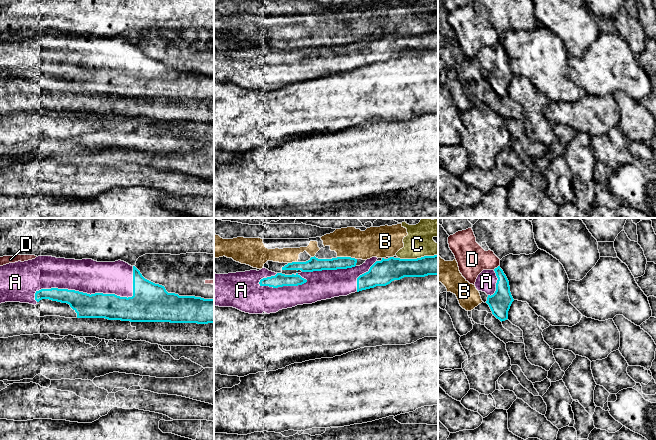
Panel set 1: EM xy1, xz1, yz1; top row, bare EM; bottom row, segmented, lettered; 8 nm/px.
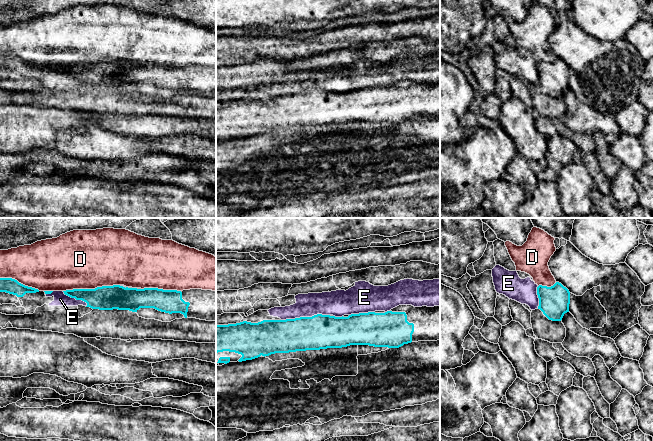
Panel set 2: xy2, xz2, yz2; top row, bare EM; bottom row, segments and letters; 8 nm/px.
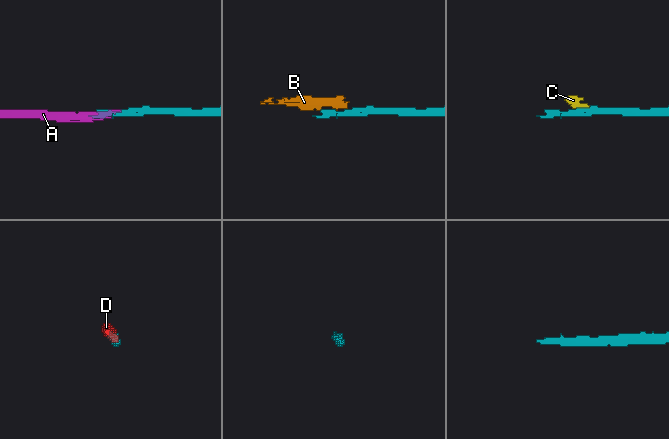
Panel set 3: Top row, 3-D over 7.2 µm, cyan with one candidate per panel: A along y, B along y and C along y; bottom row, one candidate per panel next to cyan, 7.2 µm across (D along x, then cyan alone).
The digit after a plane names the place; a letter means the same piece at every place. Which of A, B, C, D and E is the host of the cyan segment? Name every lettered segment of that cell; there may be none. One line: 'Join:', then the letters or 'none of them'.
Join: A

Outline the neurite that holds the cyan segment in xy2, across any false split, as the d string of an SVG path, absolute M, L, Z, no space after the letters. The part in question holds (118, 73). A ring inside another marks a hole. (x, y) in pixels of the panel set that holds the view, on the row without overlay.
M113 61L63 68L71 74L86 78L86 83L92 85L129 86L136 88L139 93L162 98L187 93L216 97L216 67L212 66L177 67Z

